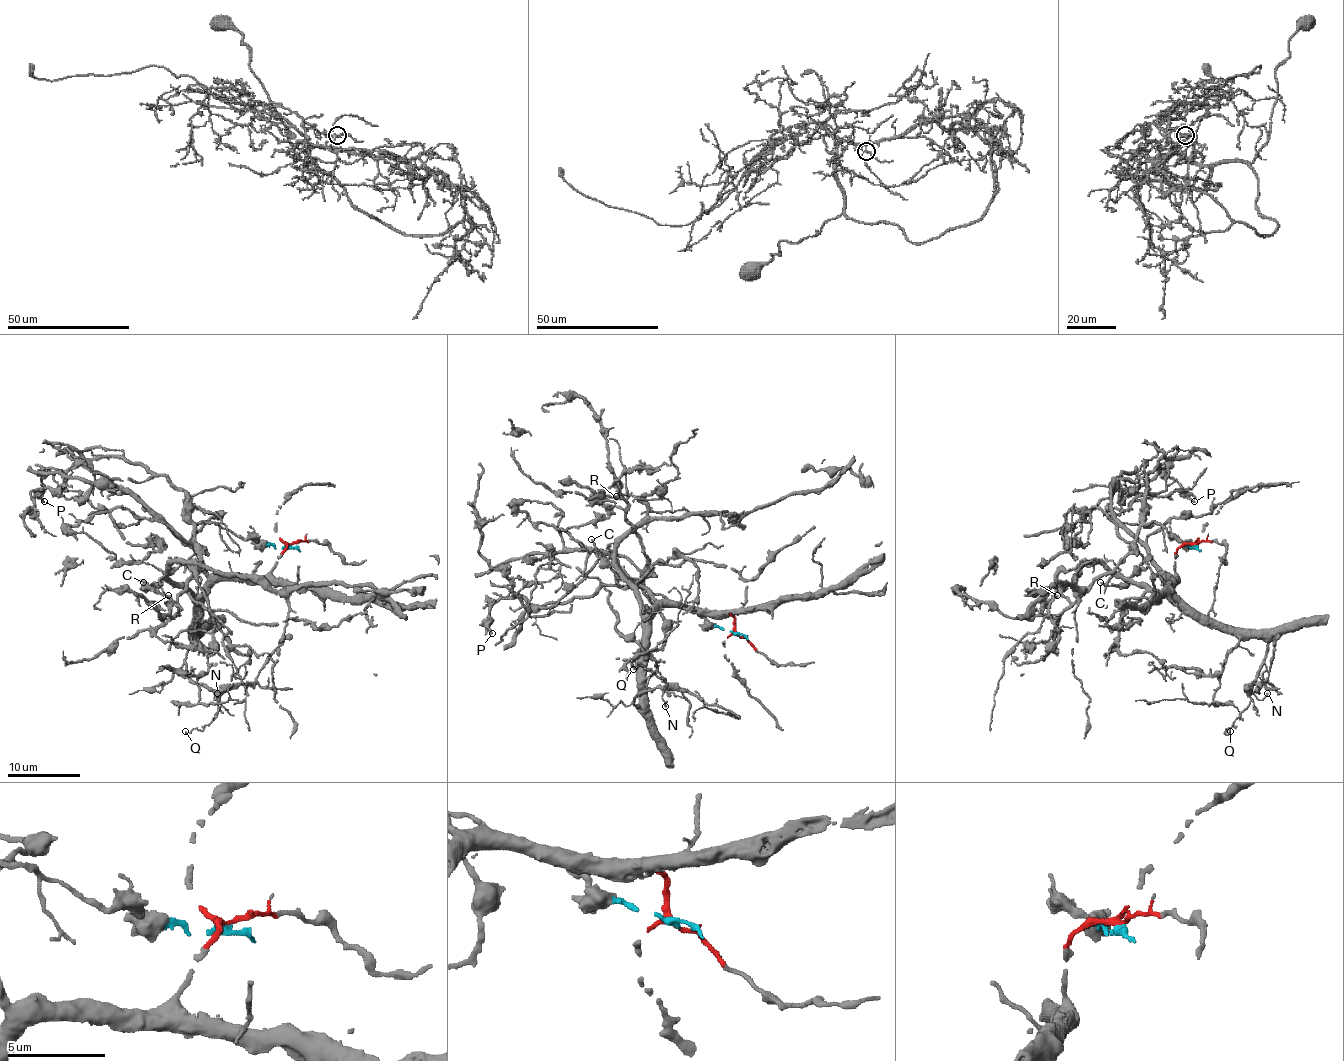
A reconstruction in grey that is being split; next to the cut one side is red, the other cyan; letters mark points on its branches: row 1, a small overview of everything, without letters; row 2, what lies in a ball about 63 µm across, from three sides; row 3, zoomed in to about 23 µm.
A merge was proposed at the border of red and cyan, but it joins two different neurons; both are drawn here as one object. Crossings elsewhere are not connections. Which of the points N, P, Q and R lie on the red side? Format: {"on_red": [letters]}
{"on_red": ["N", "Q"]}

